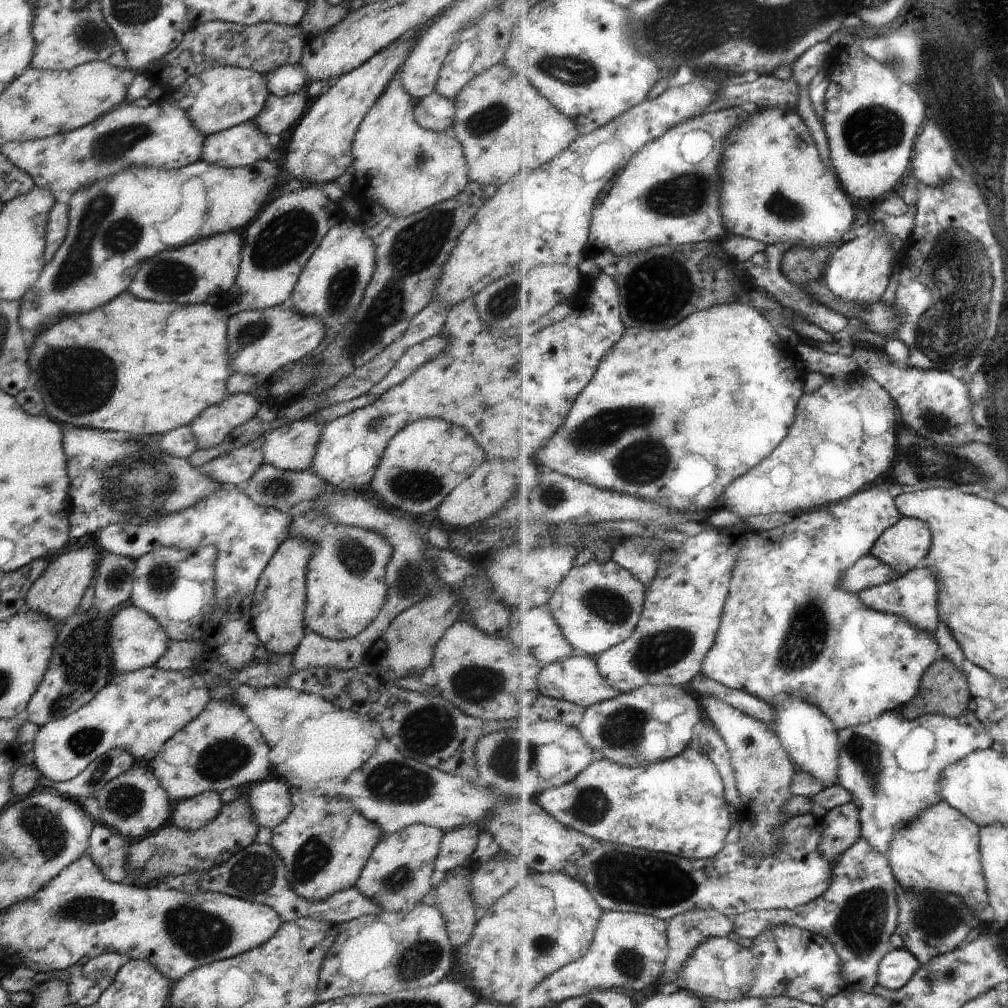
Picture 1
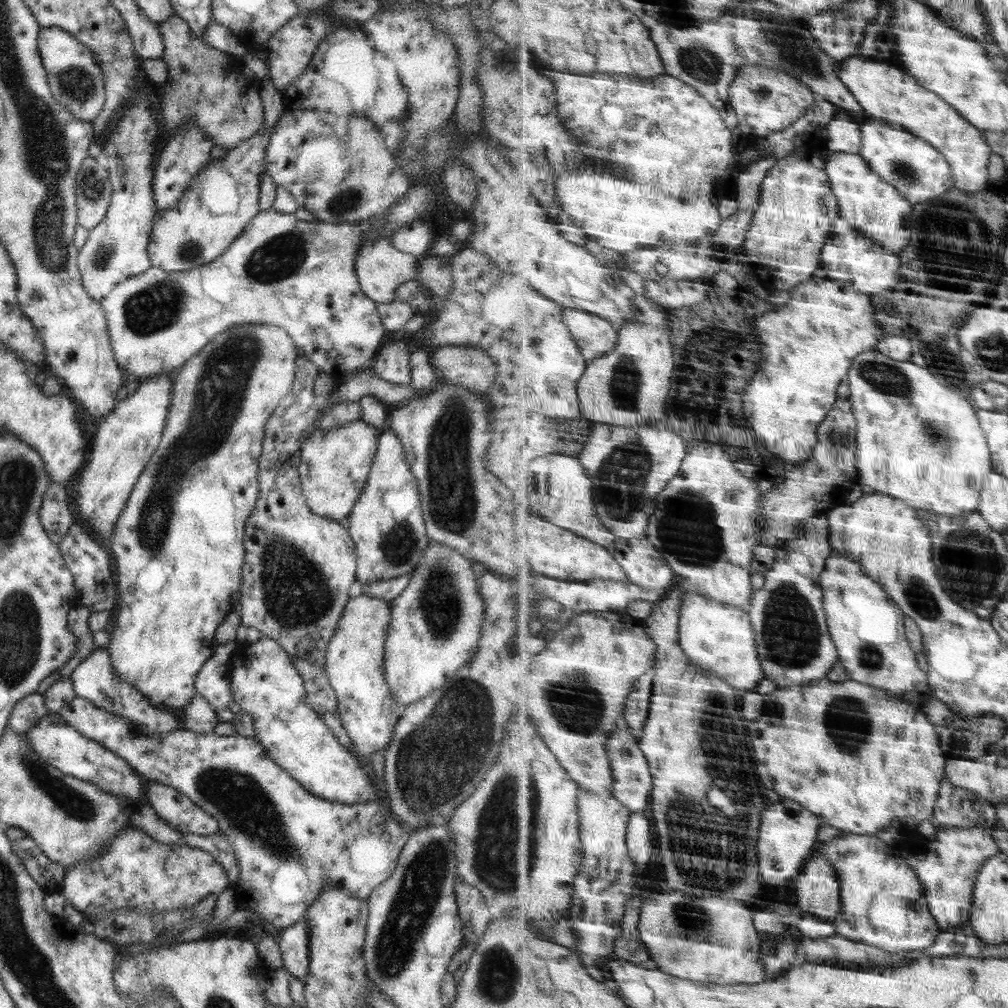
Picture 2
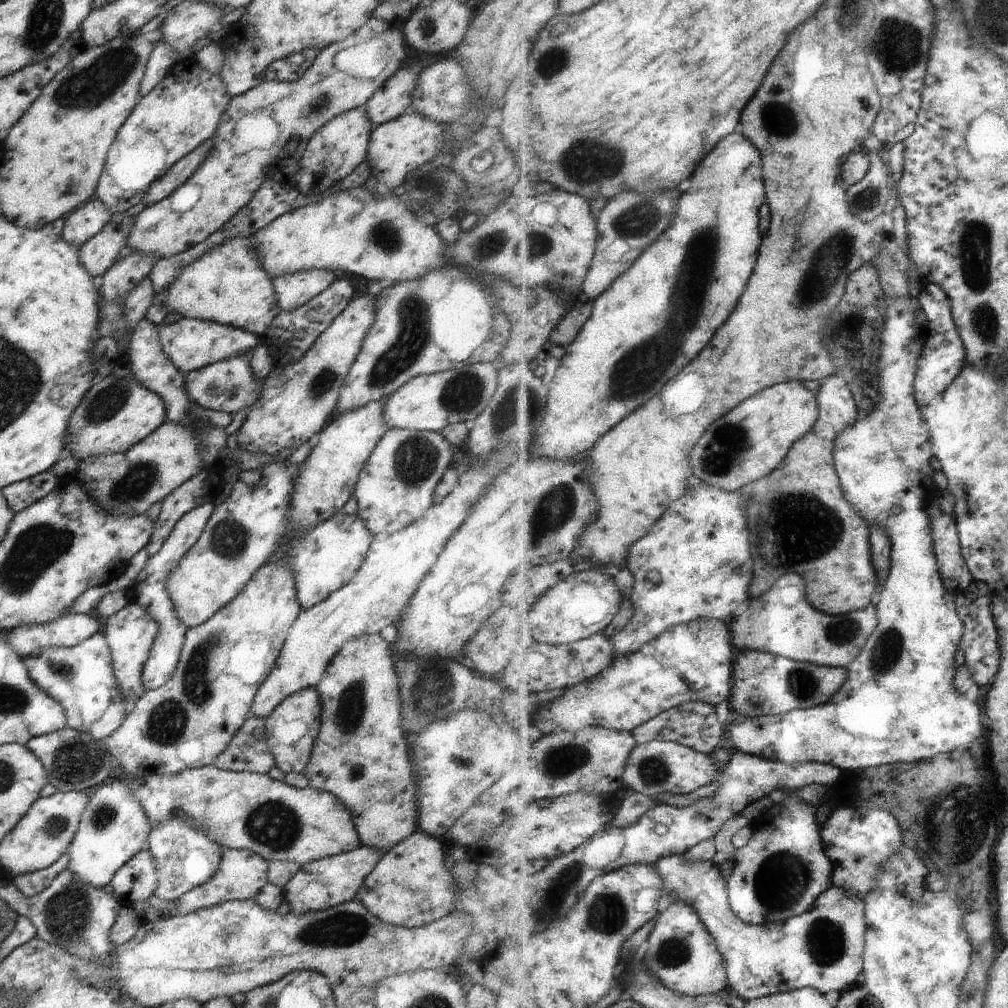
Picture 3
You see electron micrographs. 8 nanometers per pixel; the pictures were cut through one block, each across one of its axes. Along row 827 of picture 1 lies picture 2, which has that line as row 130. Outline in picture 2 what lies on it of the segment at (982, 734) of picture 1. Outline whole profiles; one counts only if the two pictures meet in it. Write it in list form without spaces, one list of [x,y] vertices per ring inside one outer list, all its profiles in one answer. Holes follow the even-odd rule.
[[[869,118],[863,121],[863,149],[864,158],[871,162],[872,170],[882,175],[886,182],[906,197],[912,204],[926,202],[948,190],[956,190],[956,175],[951,162],[943,151],[933,146],[928,140],[920,138],[912,131],[898,128],[888,121]]]

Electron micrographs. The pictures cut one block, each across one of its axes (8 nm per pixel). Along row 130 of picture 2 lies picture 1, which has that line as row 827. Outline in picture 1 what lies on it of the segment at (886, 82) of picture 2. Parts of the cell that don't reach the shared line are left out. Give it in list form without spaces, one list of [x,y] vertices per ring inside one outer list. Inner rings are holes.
[[[942,801],[926,811],[917,821],[904,828],[891,848],[891,863],[904,889],[909,891],[934,890],[963,896],[986,917],[983,926],[995,921],[991,914],[991,894],[983,865],[982,827],[948,801]]]

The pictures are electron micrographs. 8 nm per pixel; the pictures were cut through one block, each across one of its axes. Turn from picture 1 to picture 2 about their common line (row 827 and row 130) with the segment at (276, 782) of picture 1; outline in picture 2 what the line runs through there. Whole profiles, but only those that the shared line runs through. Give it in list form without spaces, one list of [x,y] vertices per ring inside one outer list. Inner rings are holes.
[[[274,127],[259,130],[249,140],[227,151],[224,158],[210,158],[191,186],[186,187],[178,204],[157,215],[147,246],[152,267],[185,271],[208,264],[226,251],[260,211],[258,194],[260,178],[266,169],[265,149],[274,134]]]

